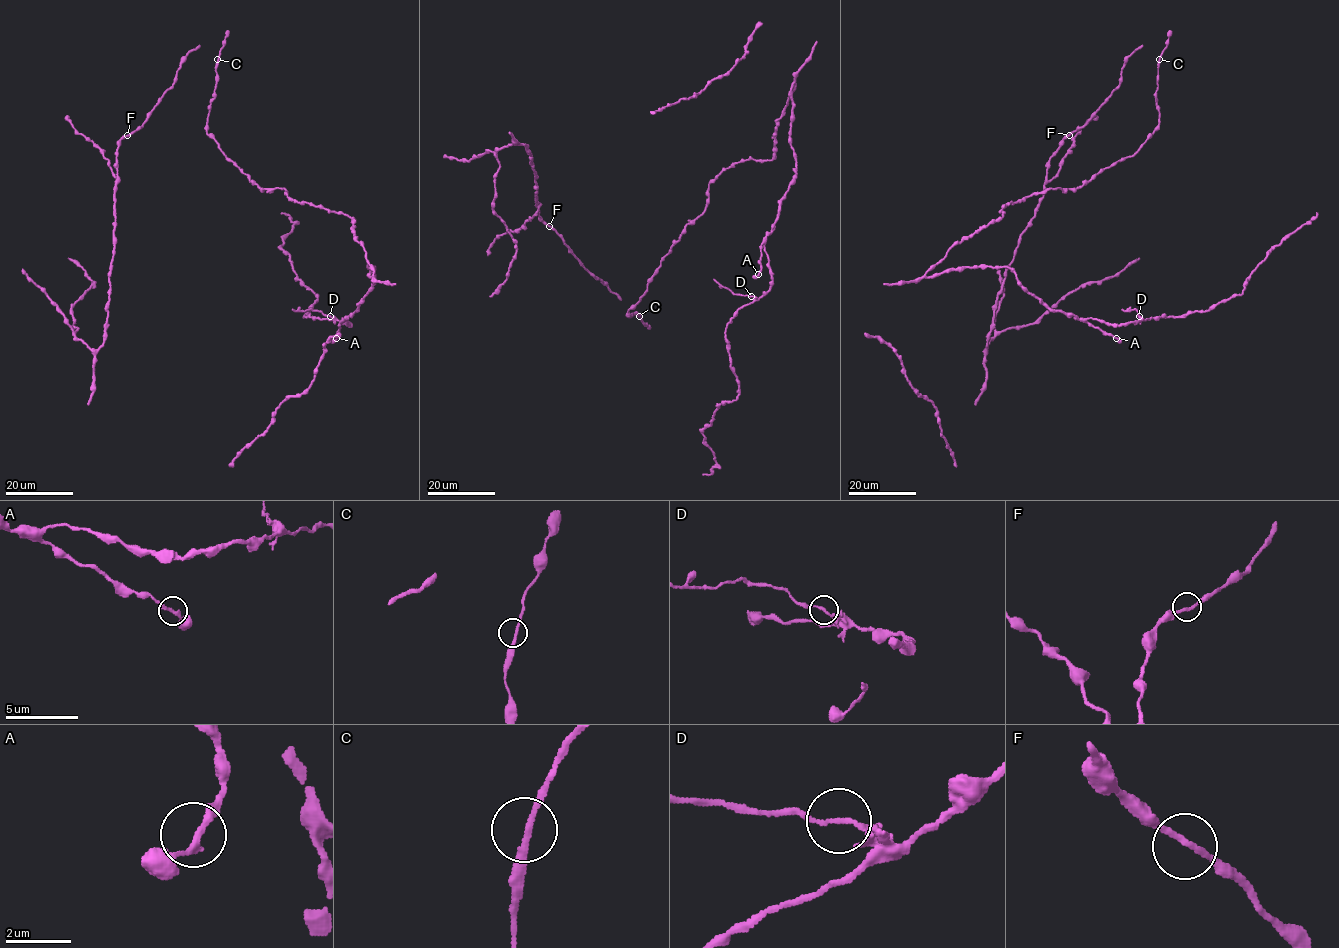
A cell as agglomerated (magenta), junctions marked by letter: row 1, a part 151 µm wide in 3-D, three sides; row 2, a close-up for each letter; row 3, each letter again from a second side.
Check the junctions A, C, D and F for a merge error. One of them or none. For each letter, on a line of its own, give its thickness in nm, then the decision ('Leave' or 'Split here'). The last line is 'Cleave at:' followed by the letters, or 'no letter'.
A: Thickness 200 nm. Leave
C: Thickness 200 nm. Leave
D: Thickness 150 nm. Split here
F: Thickness 190 nm. Leave
Cleave at: D

